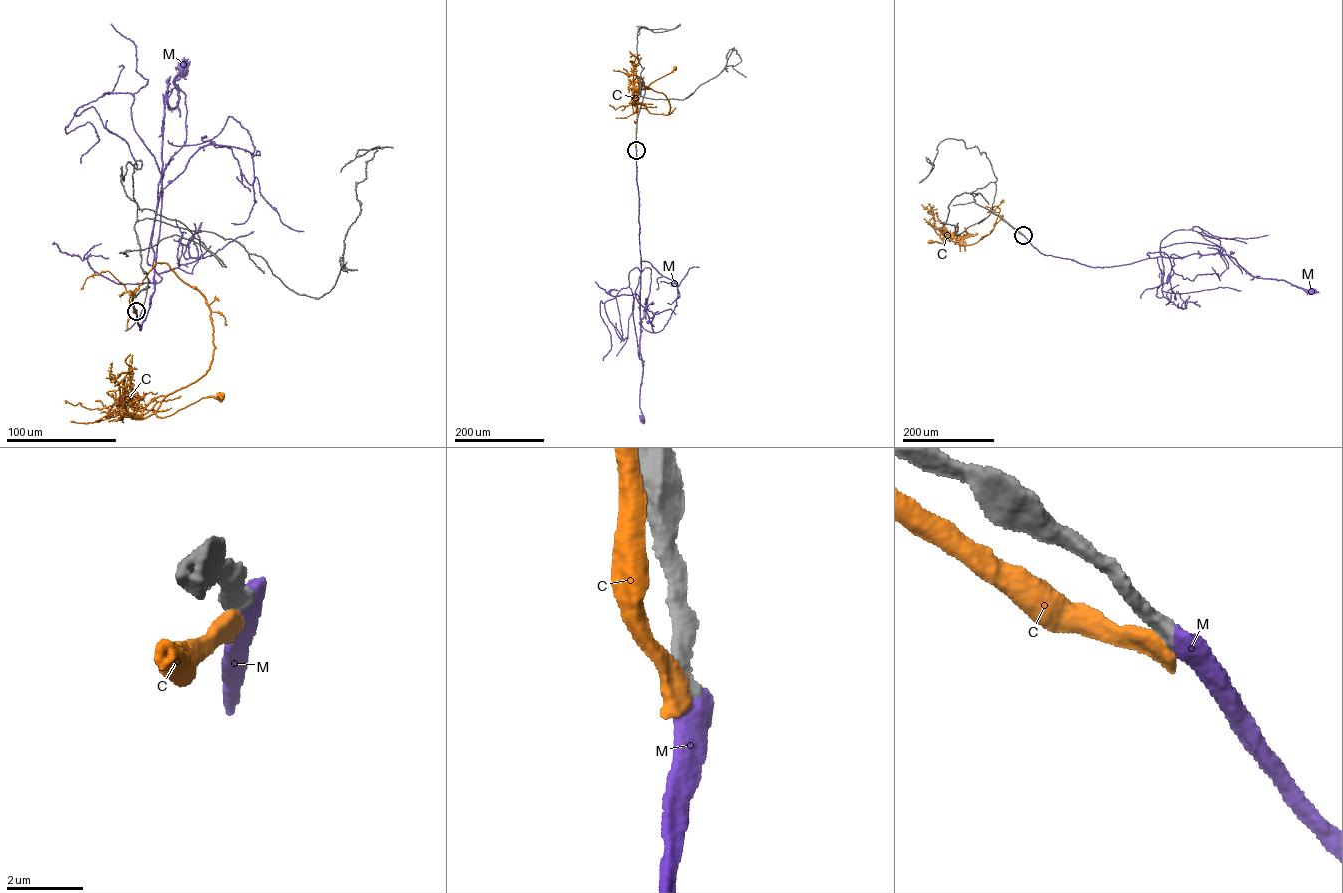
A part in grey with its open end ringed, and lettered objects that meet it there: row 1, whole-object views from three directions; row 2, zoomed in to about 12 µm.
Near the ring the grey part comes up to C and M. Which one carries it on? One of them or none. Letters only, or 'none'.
M

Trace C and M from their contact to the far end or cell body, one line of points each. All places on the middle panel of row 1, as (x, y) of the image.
C: (636, 150), (638, 108), (666, 115), (670, 110), (666, 96), (647, 86), (675, 69)
M: (636, 150), (641, 265), (639, 345), (642, 367), (639, 406), (642, 419)

